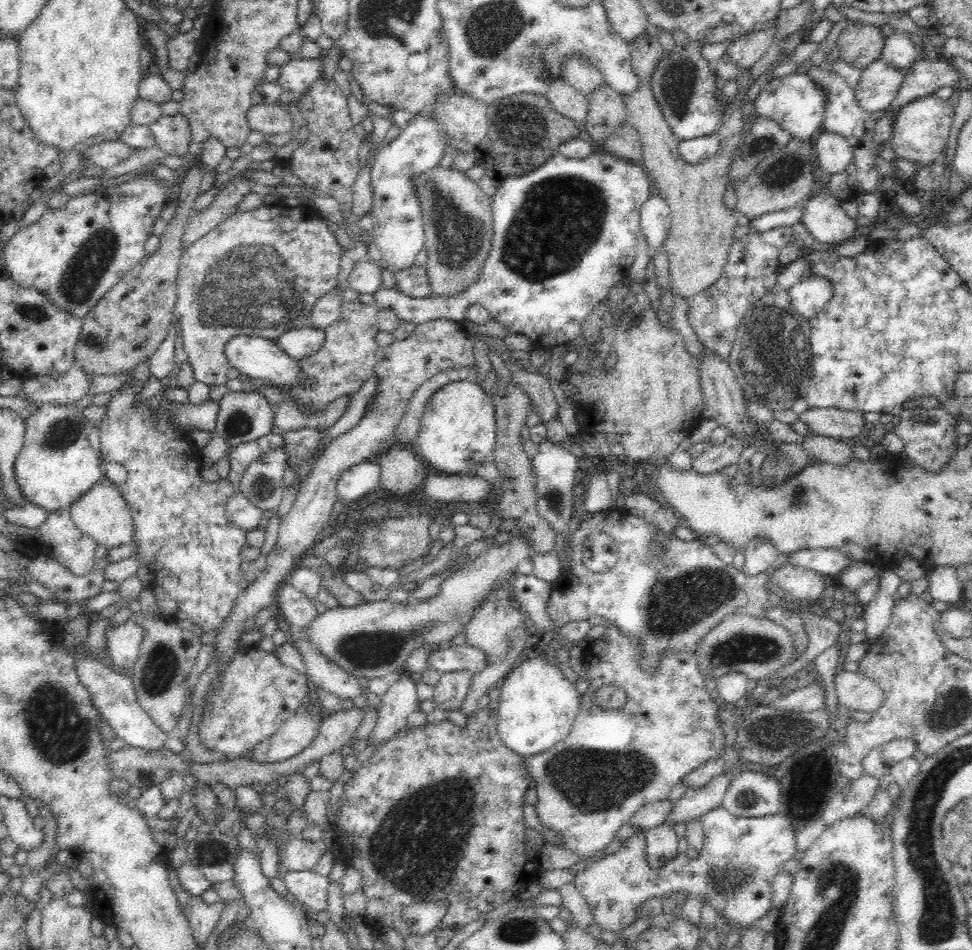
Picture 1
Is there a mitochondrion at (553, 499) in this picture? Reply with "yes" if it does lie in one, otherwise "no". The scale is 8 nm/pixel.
yes

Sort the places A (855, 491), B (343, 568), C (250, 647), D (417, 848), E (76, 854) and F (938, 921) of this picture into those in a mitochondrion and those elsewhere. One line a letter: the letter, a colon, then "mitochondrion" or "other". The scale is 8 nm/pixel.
A: other
B: other
C: other
D: mitochondrion
E: other
F: mitochondrion

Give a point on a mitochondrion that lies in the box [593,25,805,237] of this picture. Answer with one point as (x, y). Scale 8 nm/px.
(679, 80)

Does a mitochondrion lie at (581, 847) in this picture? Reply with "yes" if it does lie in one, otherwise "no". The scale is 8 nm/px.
no

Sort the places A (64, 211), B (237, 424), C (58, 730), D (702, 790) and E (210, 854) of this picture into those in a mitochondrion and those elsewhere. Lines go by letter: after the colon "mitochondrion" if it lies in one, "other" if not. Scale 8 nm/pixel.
A: other
B: mitochondrion
C: mitochondrion
D: other
E: mitochondrion

